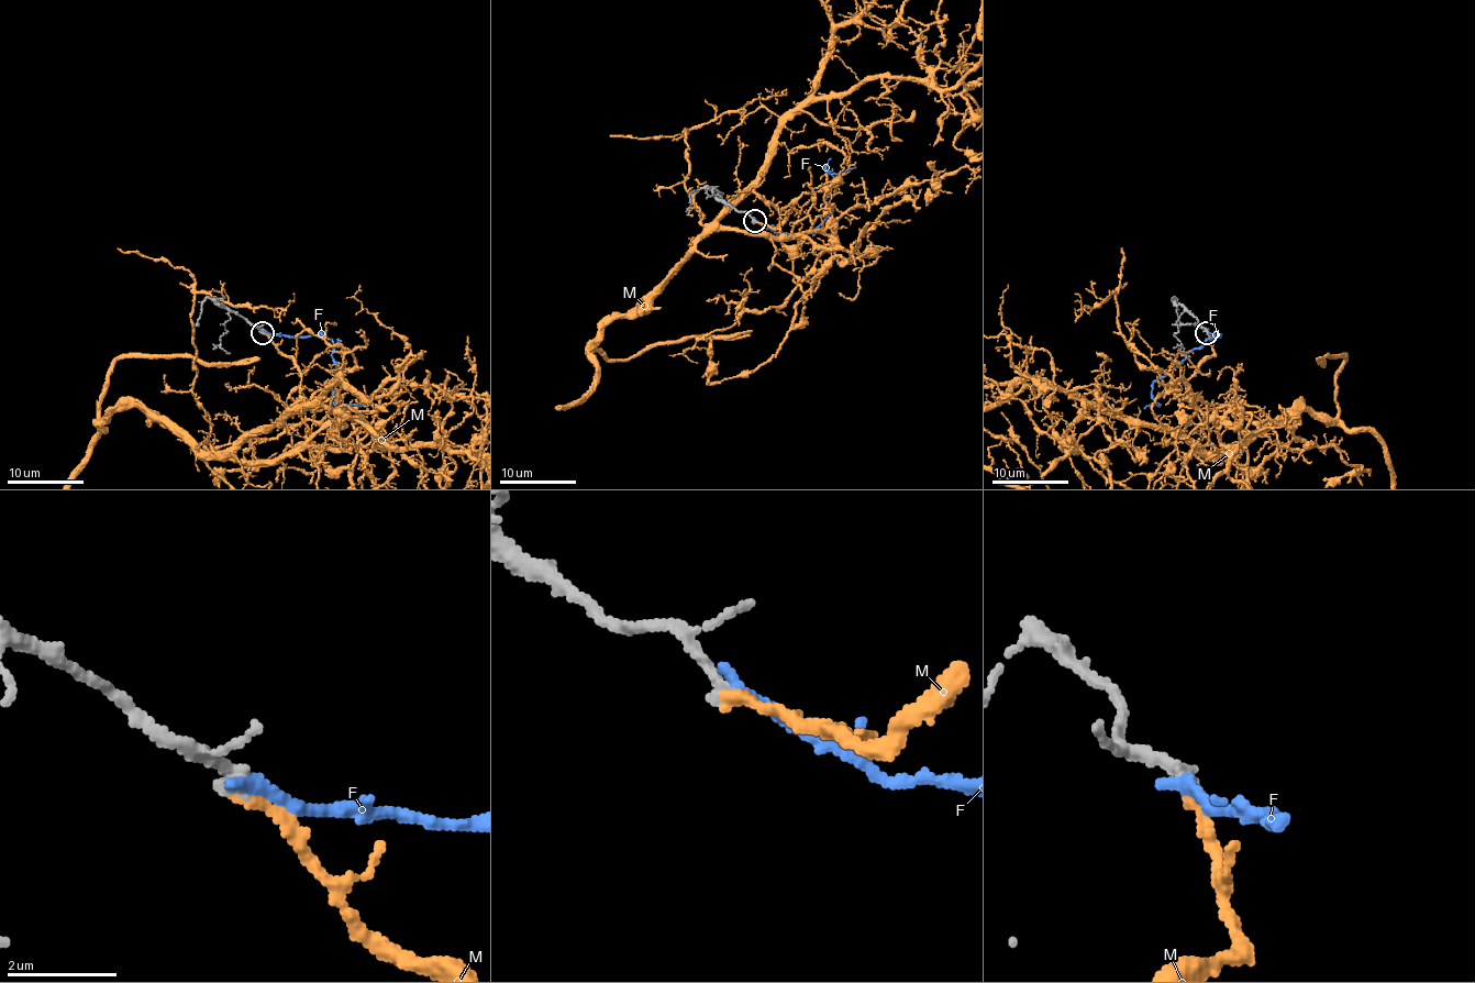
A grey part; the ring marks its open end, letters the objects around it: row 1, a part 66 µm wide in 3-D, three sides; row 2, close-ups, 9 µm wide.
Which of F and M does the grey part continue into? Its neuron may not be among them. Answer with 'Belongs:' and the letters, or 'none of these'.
Belongs: M

